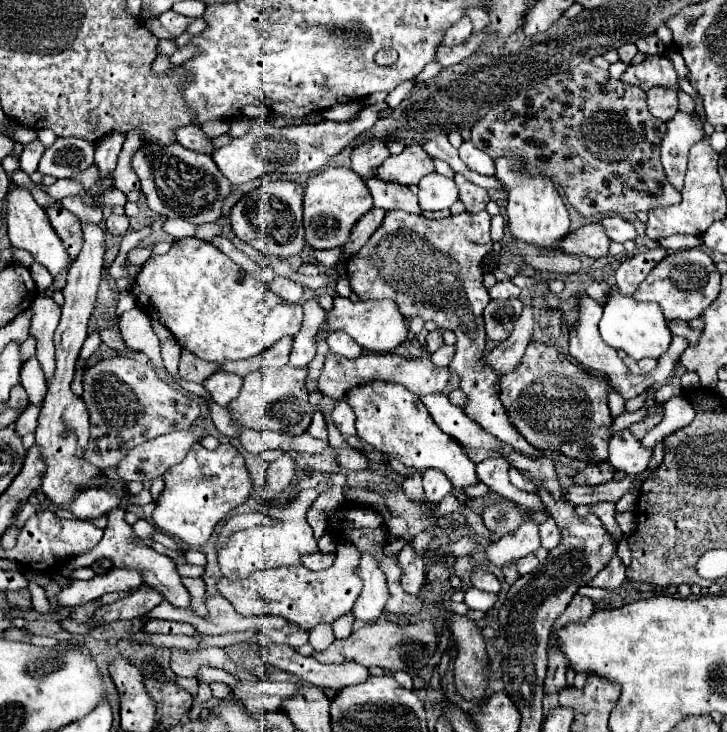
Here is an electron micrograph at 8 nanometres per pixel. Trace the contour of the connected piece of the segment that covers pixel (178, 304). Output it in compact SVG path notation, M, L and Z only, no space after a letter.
M200 238L178 240L166 254L152 256L148 262L144 262L130 286L130 292L134 294L136 306L140 310L144 310L152 320L164 324L182 348L206 362L252 358L264 348L270 348L280 338L294 336L302 326L300 304L290 304L282 300L268 288L268 284L244 272L226 254L222 254L210 242L204 242Z

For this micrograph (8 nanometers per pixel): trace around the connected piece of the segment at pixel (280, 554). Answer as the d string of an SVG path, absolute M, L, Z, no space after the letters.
M308 488L308 490L302 490L300 494L296 494L292 500L270 504L268 516L272 520L276 520L276 524L232 532L226 540L226 546L220 548L220 552L218 552L218 564L220 564L222 574L228 580L240 580L256 570L300 564L302 554L318 552L318 544L312 536L312 528L306 522L306 510L312 506L312 502L316 500L318 494L320 492L316 488Z

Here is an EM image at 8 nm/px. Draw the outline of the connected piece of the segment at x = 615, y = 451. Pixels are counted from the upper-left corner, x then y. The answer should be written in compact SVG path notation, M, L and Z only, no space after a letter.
M620 430L610 438L608 448L610 464L616 470L624 470L626 474L640 474L646 470L648 462L652 460L652 450L644 448L642 442L628 430Z

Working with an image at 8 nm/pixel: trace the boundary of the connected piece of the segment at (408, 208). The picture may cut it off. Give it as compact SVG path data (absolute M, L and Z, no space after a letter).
M380 178L368 180L366 186L368 186L368 190L370 190L372 198L374 198L374 206L376 208L404 210L404 212L420 214L418 200L410 192L408 186L402 186L402 184L396 184L396 182L384 182Z

